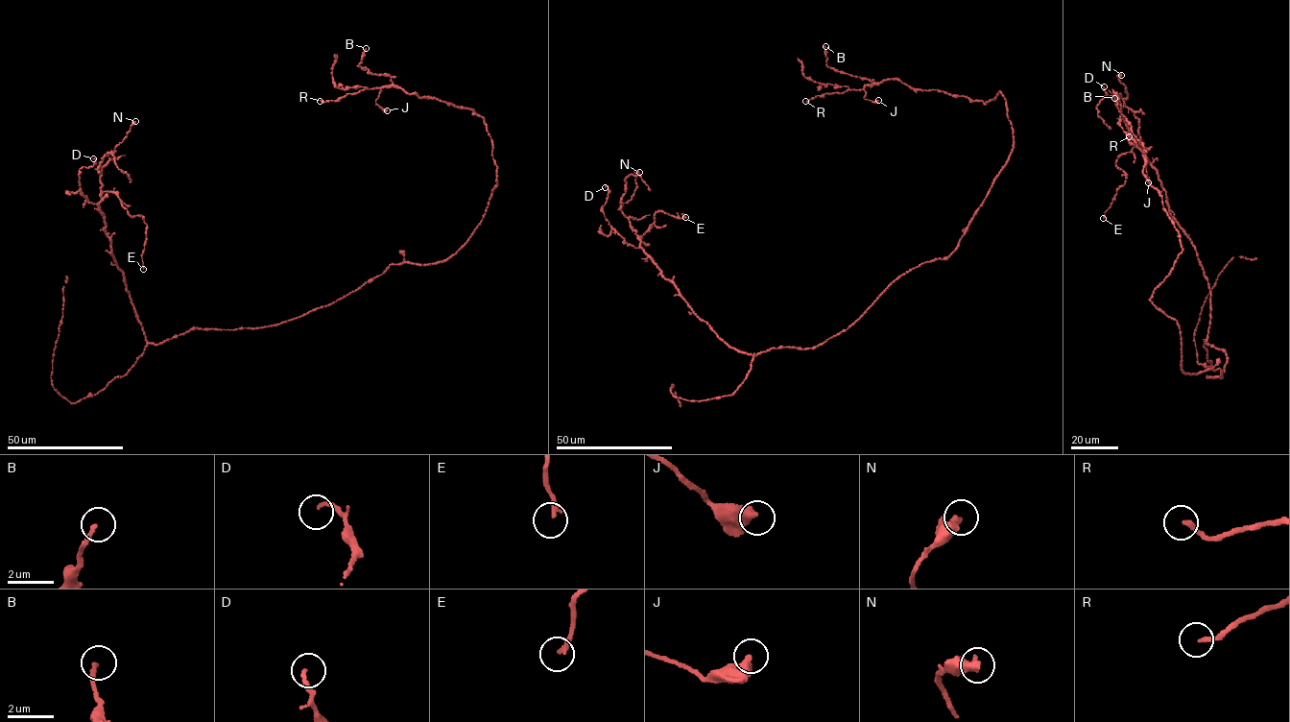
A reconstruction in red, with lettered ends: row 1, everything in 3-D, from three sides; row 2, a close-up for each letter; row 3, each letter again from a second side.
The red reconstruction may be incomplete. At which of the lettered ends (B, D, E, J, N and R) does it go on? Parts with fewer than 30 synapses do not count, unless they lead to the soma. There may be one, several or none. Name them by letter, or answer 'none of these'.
R

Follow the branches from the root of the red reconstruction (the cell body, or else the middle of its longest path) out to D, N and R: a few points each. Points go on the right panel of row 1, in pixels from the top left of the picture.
D: (1209, 377), (1220, 375), (1228, 359), (1206, 342), (1208, 280), (1196, 248), (1172, 217), (1158, 171), (1104, 86)
N: (1209, 377), (1220, 375), (1228, 359), (1206, 342), (1208, 280), (1141, 149), (1121, 75)
R: (1209, 377), (1221, 378), (1221, 371), (1182, 372), (1178, 322), (1150, 300), (1182, 248), (1129, 136)

